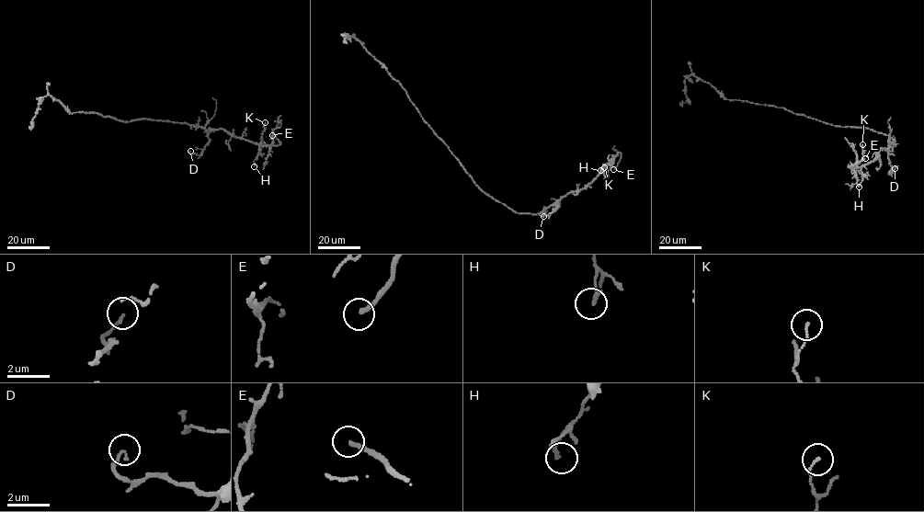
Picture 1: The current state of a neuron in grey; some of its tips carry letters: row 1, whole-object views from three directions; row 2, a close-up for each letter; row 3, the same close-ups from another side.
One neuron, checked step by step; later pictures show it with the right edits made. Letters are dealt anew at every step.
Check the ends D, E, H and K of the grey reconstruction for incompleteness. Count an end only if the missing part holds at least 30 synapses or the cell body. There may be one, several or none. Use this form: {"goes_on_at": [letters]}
{"goes_on_at": ["E"]}

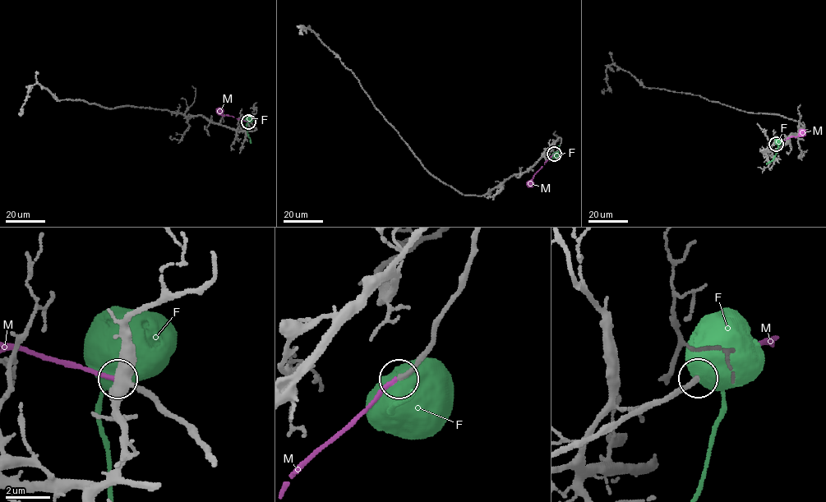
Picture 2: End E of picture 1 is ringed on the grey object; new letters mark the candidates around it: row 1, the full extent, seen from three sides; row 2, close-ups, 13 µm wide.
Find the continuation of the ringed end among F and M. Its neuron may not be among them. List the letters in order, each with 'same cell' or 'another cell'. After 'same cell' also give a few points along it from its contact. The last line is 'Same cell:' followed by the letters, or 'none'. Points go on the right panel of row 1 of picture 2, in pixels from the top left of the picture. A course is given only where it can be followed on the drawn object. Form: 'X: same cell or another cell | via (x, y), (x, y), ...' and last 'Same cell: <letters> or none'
F: another cell
M: same cell | via (776, 143), (790, 137), (801, 135), (803, 133)
Same cell: M

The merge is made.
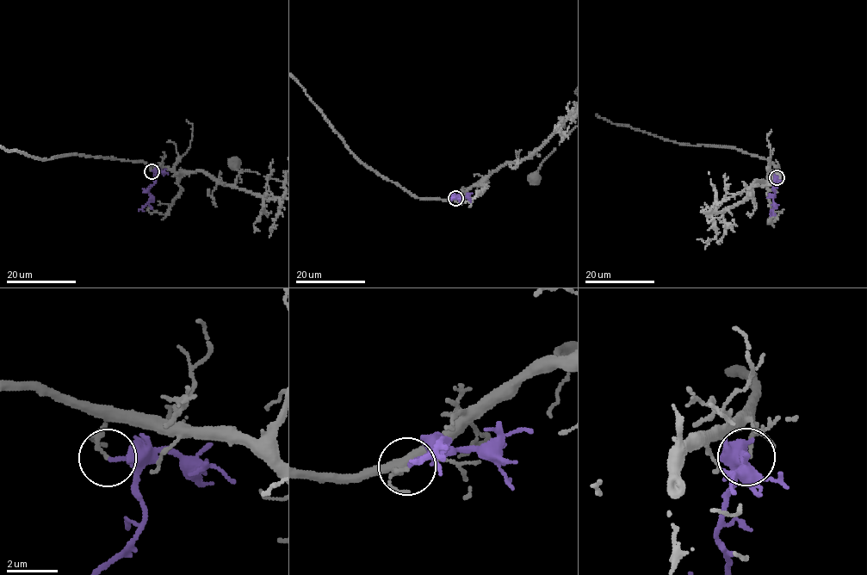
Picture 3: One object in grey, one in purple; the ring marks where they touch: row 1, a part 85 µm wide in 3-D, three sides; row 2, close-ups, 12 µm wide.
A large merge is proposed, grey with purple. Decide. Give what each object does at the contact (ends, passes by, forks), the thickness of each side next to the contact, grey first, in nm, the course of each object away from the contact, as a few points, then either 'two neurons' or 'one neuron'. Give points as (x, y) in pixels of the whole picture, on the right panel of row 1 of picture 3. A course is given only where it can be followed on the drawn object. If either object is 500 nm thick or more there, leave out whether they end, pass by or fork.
grey passes by; purple ends there; 90 nm thick on the grey side, 170 nm on the other; grey runs (777, 177), (777, 173), (767, 182), (755, 182), (750, 195), (722, 210), (702, 211), (774, 180); purple runs (777, 177), (773, 188), (774, 207), (771, 215); two neurons

